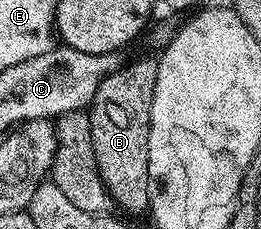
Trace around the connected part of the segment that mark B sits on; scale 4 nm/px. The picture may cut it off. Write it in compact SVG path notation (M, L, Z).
M143 61L120 67L101 83L89 106L91 142L108 198L123 209L139 213L149 206L149 131L157 75Z

